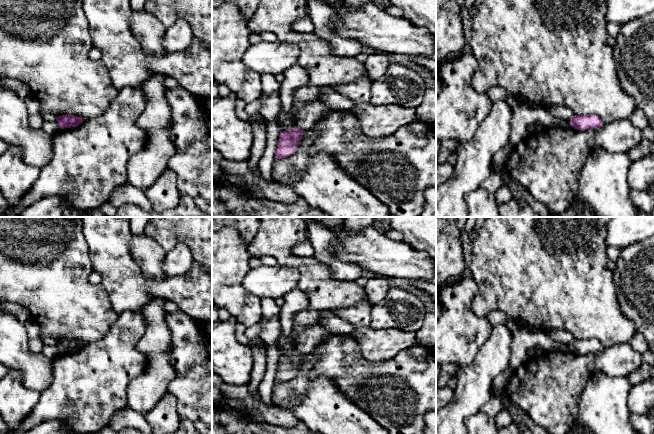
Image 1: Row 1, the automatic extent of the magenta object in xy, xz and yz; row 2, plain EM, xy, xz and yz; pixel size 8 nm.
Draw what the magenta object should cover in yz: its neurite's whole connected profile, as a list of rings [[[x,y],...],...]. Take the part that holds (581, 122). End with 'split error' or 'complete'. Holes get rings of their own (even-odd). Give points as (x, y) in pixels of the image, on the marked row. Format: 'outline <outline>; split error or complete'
outline [[[575,115],[570,121],[571,127],[581,131],[600,128],[604,124],[605,123],[597,115]]]; complete

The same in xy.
outline [[[74,115],[57,116],[56,121],[60,129],[76,127],[80,125],[84,120]]]; complete

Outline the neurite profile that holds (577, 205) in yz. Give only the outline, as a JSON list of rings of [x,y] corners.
[[[579,195],[575,198],[572,207],[578,212],[578,215],[580,217],[587,217],[586,213],[583,210],[583,205],[581,203],[581,199]]]

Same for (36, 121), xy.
[[[41,114],[29,115],[28,120],[29,125],[34,130],[40,130],[44,122]]]

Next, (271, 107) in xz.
[[[280,89],[269,95],[263,102],[260,114],[266,121],[266,147],[262,157],[259,160],[258,167],[261,176],[268,182],[272,179],[273,161],[280,138],[280,129],[276,123],[277,117],[281,111]]]

